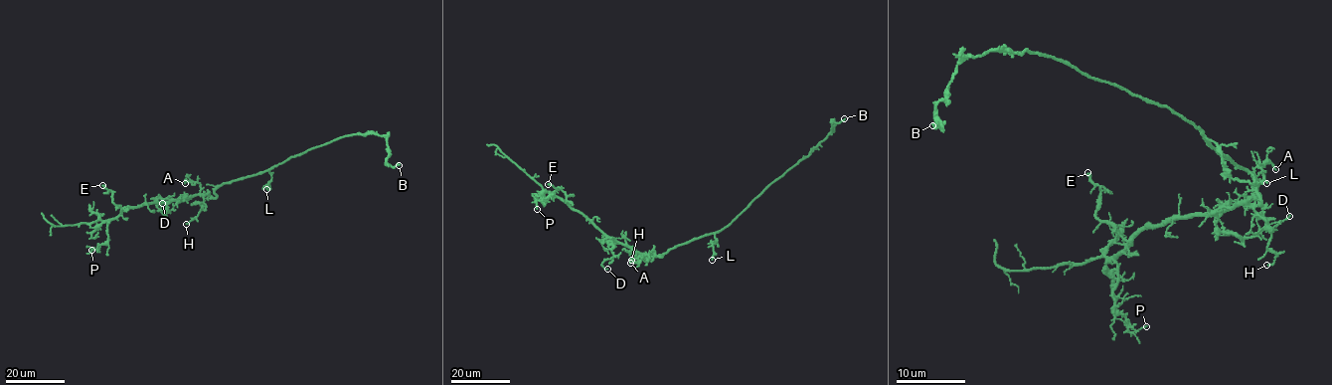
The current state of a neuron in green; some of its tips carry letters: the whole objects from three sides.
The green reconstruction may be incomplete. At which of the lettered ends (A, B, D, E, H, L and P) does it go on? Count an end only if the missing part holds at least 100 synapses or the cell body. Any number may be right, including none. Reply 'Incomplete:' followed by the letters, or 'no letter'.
Incomplete: no letter

